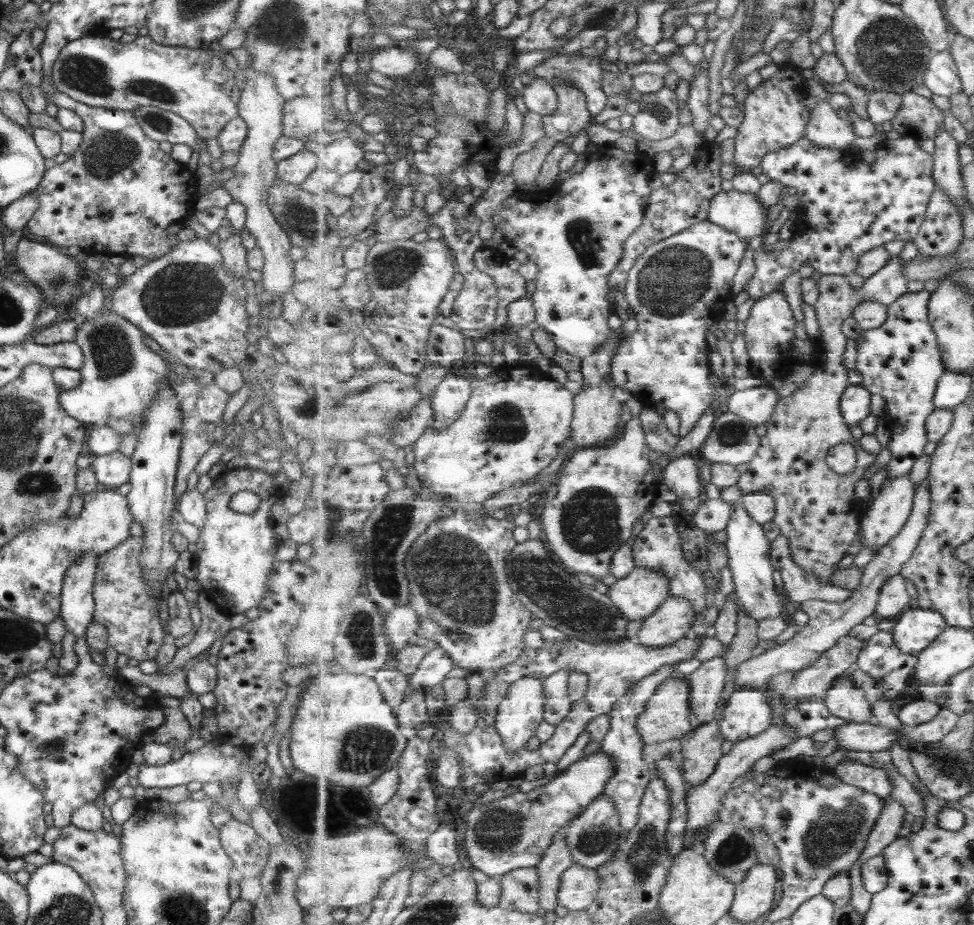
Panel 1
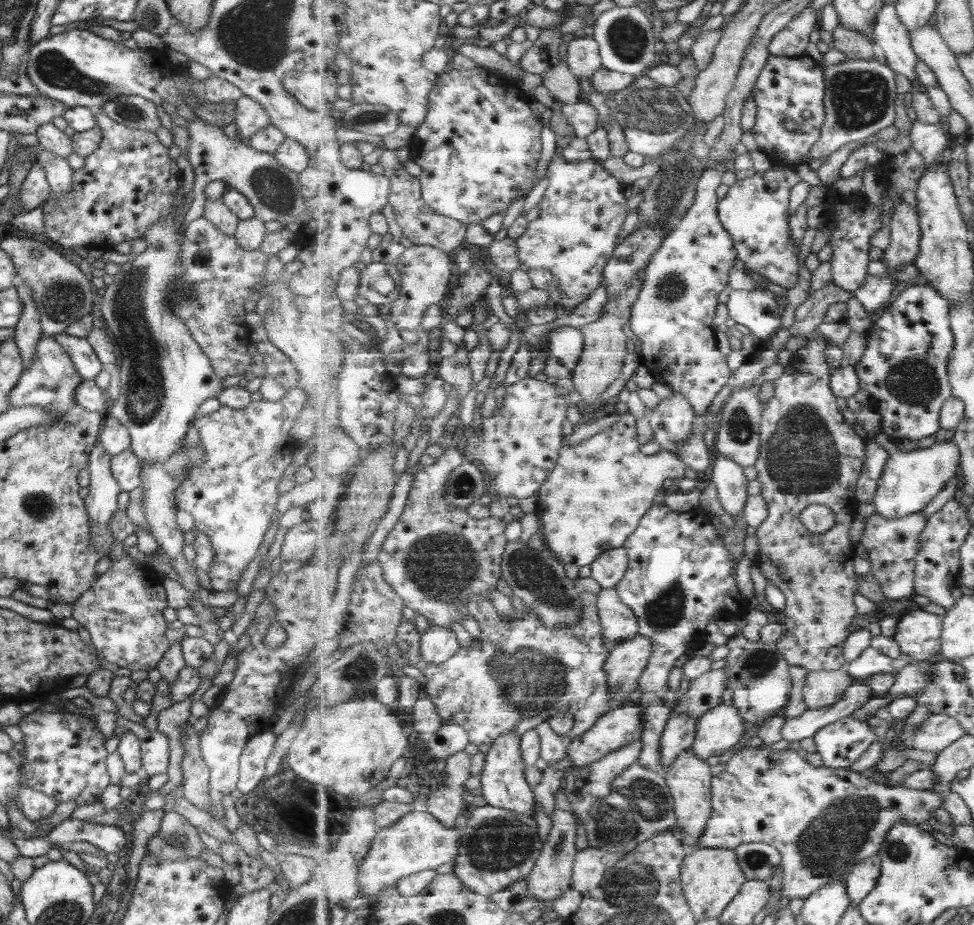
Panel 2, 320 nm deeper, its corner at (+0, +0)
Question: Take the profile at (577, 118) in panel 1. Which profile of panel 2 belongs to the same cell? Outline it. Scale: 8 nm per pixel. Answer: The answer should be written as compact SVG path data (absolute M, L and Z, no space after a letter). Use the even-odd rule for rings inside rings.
M595 37L574 38L565 47L564 59L569 70L576 77L586 78L590 83L592 76L603 69L603 57Z

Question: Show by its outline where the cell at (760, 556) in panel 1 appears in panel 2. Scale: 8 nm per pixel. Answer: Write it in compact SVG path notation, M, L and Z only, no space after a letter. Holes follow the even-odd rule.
M717 456L714 459L711 482L717 488L717 495L723 509L737 518L744 512L747 499L747 476L743 472L743 467L737 465L725 456Z

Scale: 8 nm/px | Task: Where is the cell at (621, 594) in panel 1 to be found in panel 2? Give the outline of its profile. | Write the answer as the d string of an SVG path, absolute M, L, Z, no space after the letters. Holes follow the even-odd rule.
M616 588L602 589L595 601L603 627L602 635L607 640L618 644L638 635L638 615L622 601Z

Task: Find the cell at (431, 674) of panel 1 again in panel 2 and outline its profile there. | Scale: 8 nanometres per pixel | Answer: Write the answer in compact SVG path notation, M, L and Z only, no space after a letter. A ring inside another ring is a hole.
M434 626L422 634L422 655L427 662L442 663L459 650L457 634L444 626Z

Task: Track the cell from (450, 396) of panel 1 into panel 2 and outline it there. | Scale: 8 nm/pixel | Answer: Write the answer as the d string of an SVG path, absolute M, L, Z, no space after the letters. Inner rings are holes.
M449 446L441 456L437 456L436 462L428 467L418 467L418 472L414 476L414 481L409 490L409 495L403 513L401 514L398 522L392 528L392 531L388 534L386 540L382 545L380 553L377 555L377 560L380 562L382 569L384 570L384 577L386 581L399 593L399 596L404 600L405 606L411 608L416 614L424 616L429 626L444 626L448 629L451 628L453 622L460 624L461 618L466 614L469 614L469 609L466 607L470 604L470 600L475 596L482 596L490 600L490 594L494 593L497 588L497 582L502 578L502 558L506 552L508 546L507 538L505 538L506 523L499 517L485 517L484 519L472 518L467 514L463 507L450 503L445 497L447 481L451 477L451 473L459 466L463 465L465 458L463 458L463 452L459 452L455 446Z

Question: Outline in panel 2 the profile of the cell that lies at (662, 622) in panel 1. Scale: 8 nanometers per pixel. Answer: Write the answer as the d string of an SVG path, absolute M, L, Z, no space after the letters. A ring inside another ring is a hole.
M640 633L631 640L614 645L605 664L607 675L610 676L610 696L614 706L618 702L632 702L639 693L639 682L653 649L652 640Z

